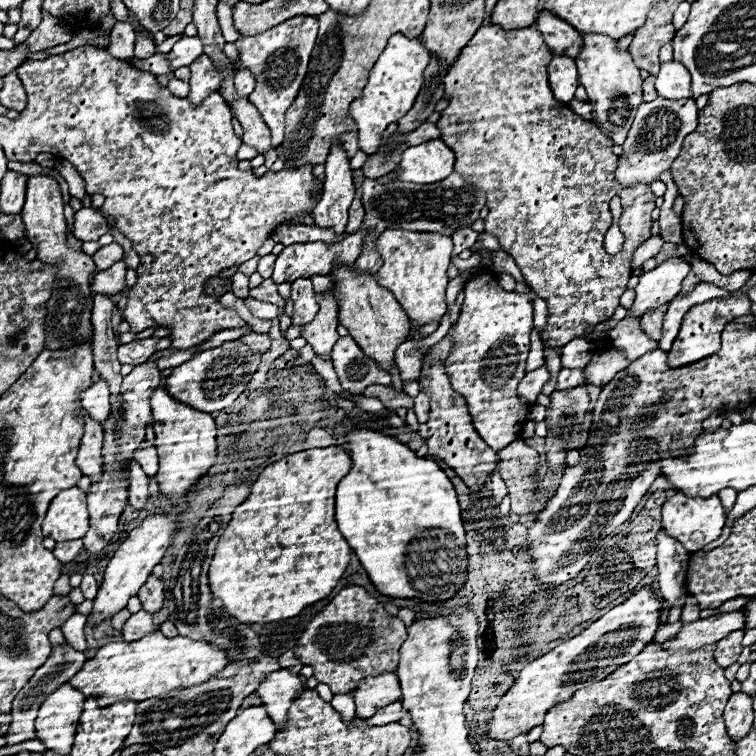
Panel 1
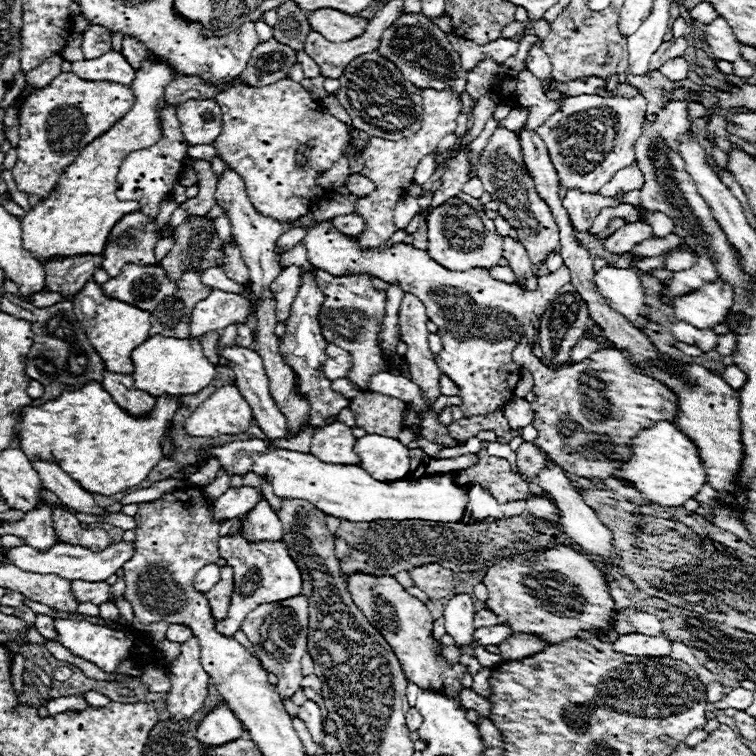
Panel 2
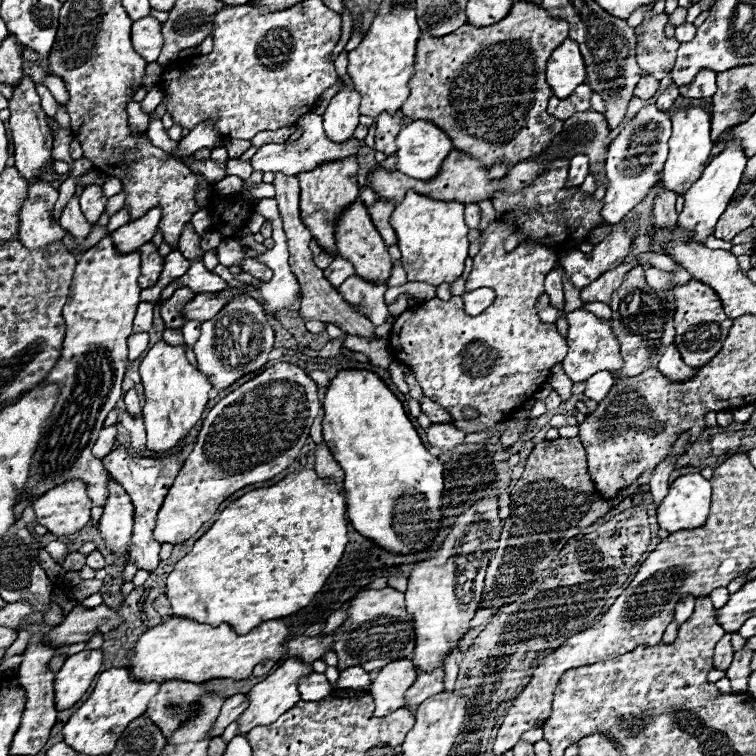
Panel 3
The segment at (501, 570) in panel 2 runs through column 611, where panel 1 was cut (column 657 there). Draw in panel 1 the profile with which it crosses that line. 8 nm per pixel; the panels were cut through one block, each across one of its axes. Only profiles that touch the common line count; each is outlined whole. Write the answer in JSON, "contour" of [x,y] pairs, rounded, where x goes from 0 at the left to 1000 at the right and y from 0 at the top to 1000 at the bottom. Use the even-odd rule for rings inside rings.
{"contour":[[[852,775],[828,796],[807,804],[804,812],[783,823],[765,841],[746,847],[725,865],[696,878],[677,910],[661,923],[646,958],[646,974],[653,979],[677,979],[685,971],[698,971],[706,960],[717,958],[725,937],[751,926],[757,915],[778,907],[780,902],[802,897],[810,892],[810,886],[847,865],[847,860],[862,849],[870,833],[873,799],[876,794],[865,786],[862,775]]]}

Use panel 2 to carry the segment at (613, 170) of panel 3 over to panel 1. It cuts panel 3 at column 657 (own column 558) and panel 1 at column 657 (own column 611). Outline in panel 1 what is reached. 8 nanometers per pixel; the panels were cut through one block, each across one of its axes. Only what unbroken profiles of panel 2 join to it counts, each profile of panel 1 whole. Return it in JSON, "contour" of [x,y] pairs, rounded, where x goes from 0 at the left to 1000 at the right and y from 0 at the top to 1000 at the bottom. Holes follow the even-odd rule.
{"contour":[[[868,130],[862,135],[849,135],[844,140],[839,164],[831,175],[828,188],[823,190],[823,204],[817,206],[817,222],[815,222],[815,241],[823,246],[839,246],[839,243],[862,243],[873,235],[878,225],[886,222],[886,217],[897,209],[902,198],[902,185],[921,172],[923,164],[923,143],[918,132],[881,132]]]}

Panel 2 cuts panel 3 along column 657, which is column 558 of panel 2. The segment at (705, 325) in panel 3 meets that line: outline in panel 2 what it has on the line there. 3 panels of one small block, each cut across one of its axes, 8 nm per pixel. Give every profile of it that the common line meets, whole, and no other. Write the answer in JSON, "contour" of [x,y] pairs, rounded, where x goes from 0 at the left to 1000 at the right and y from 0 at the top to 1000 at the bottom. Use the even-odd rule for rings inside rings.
{"contour":[[[437,291],[413,294],[407,299],[402,315],[397,317],[397,323],[405,328],[405,341],[415,354],[423,354],[423,357],[429,357],[434,362],[444,362],[444,365],[458,365],[458,362],[497,365],[513,376],[526,376],[532,381],[532,386],[550,389],[561,399],[566,421],[577,431],[582,431],[579,444],[585,447],[585,455],[587,455],[585,468],[577,471],[577,481],[585,489],[585,495],[598,500],[603,505],[603,511],[608,513],[608,524],[614,526],[611,542],[616,542],[616,550],[646,548],[646,545],[656,545],[656,542],[667,545],[667,537],[680,526],[677,516],[683,513],[683,505],[688,500],[688,489],[677,479],[677,463],[690,450],[690,444],[701,447],[701,452],[704,452],[704,444],[706,444],[704,421],[717,418],[720,407],[728,402],[728,394],[755,369],[751,354],[745,349],[737,358],[712,368],[709,386],[701,386],[701,384],[693,386],[683,376],[669,376],[669,373],[648,368],[648,362],[640,354],[624,354],[616,360],[590,357],[577,344],[571,344],[563,336],[563,331],[550,331],[548,325],[534,323],[534,320],[526,320],[505,333],[497,328],[479,331],[476,323],[471,323],[471,315],[463,315],[460,310],[444,304]]]}

